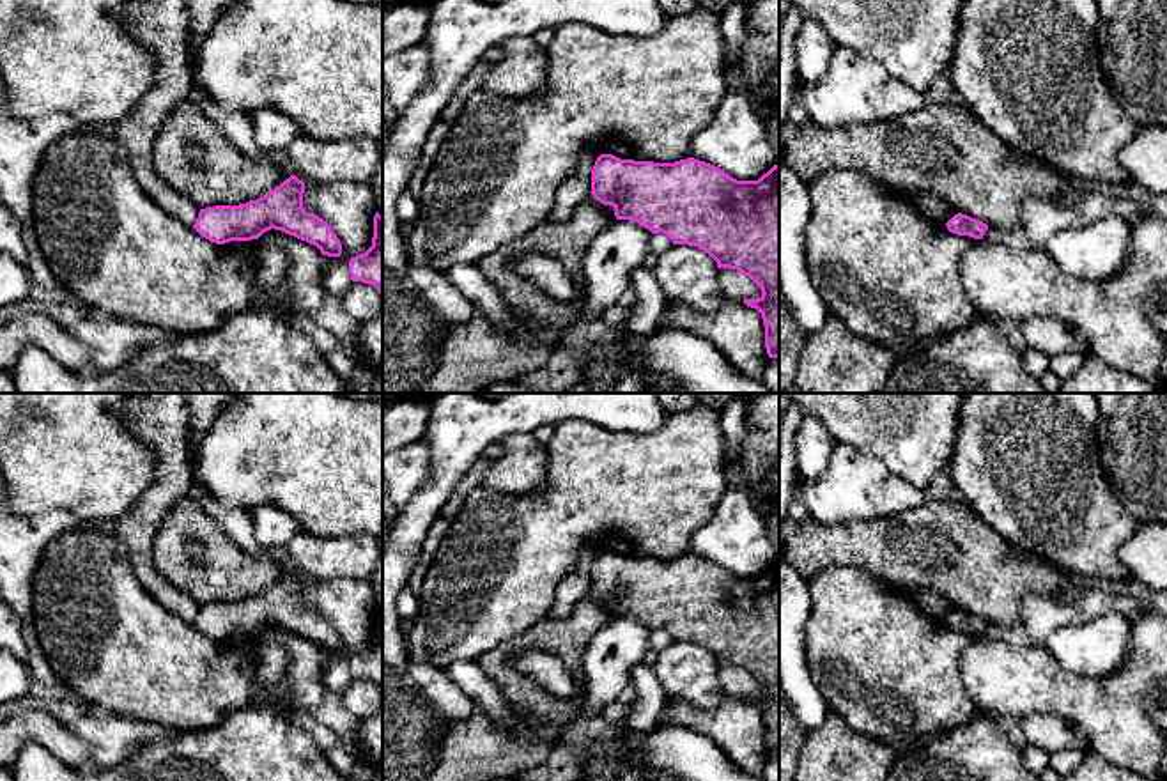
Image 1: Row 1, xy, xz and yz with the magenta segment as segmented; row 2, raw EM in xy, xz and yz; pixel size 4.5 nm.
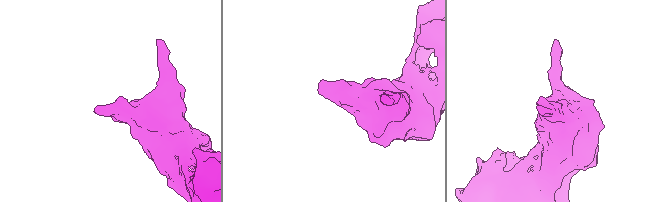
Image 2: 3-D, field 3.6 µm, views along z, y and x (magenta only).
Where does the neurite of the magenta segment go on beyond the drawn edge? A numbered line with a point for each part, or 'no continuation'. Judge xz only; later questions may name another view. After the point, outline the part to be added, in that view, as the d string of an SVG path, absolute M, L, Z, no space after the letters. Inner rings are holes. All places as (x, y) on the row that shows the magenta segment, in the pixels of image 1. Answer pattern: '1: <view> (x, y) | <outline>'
no continuation

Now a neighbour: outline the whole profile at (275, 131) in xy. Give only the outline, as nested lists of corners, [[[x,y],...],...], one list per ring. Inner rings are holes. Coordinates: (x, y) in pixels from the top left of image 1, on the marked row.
[[[262,108],[251,113],[251,119],[255,126],[255,143],[262,156],[282,158],[301,136],[299,126],[274,108]]]

